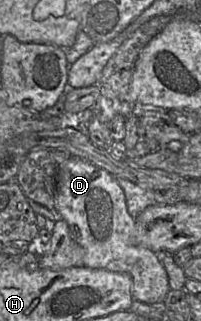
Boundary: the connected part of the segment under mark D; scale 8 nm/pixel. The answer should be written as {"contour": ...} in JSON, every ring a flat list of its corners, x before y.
{"contour":[[70,156,58,165,56,212,65,220,73,240,84,250,83,266,127,273,132,278,132,297,146,303,162,303,170,291,167,272,157,254,135,244,135,218,127,210,125,194,108,171]]}

